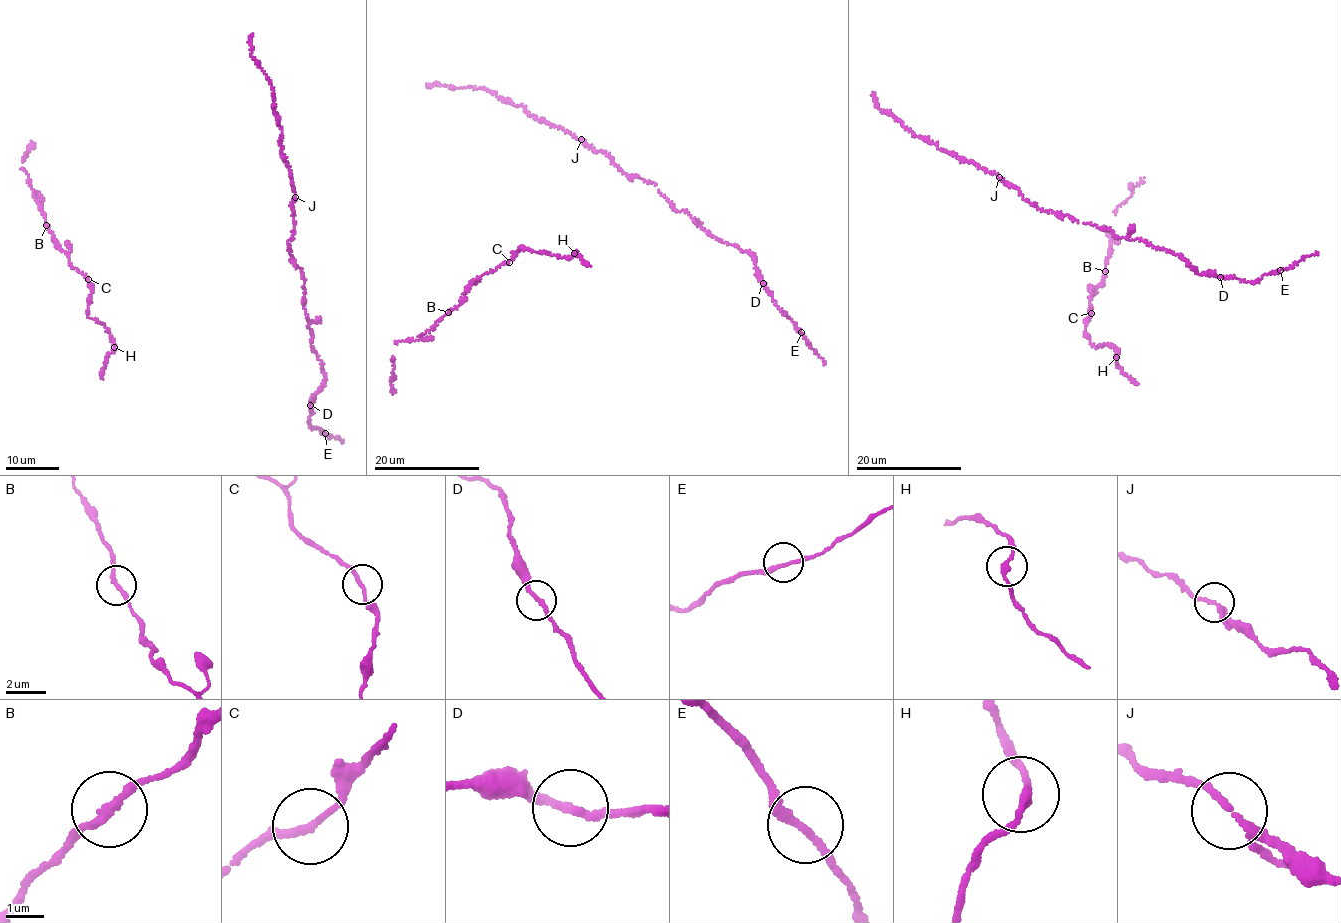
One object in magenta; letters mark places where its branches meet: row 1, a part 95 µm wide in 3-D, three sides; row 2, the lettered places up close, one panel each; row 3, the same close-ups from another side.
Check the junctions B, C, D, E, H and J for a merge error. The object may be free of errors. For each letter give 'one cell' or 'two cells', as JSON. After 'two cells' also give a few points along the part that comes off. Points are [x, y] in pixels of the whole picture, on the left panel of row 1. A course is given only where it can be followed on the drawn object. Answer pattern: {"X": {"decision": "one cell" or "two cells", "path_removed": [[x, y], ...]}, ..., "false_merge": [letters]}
{"B": {"decision": "one cell"}, "C": {"decision": "one cell"}, "D": {"decision": "one cell"}, "E": {"decision": "one cell"}, "H": {"decision": "one cell"}, "J": {"decision": "one cell"}, "false_merge": []}

